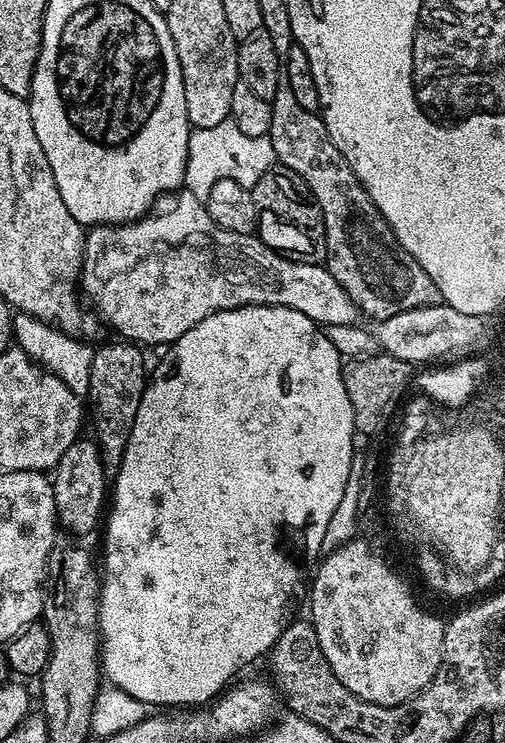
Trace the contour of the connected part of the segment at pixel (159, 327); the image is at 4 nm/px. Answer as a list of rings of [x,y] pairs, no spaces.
[[[177,190],[169,195],[161,196],[149,215],[142,216],[139,220],[132,220],[129,224],[98,224],[89,227],[84,242],[84,260],[80,263],[78,288],[86,300],[86,295],[88,295],[87,303],[90,305],[91,311],[95,312],[107,327],[109,324],[120,335],[117,337],[128,342],[135,342],[140,346],[173,344],[175,340],[182,338],[182,334],[186,334],[186,330],[198,326],[198,322],[202,322],[202,318],[210,318],[210,314],[215,312],[246,306],[284,306],[290,310],[298,310],[298,314],[306,314],[306,318],[310,318],[315,324],[321,326],[356,324],[362,316],[354,306],[354,302],[350,302],[350,296],[346,294],[346,290],[342,290],[342,286],[338,286],[338,282],[334,282],[334,278],[328,273],[328,269],[323,263],[289,258],[287,255],[277,252],[275,248],[267,248],[255,235],[247,236],[246,234],[234,234],[234,230],[222,230],[214,222],[214,218],[210,218],[205,201],[187,190]]]

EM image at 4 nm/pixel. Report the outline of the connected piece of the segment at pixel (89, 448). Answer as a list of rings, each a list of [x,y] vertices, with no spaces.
[[[77,438],[70,446],[70,450],[62,454],[62,458],[56,463],[54,475],[51,477],[59,527],[67,530],[76,538],[84,538],[80,536],[86,535],[96,523],[99,525],[106,508],[106,484],[104,488],[106,473],[100,457],[100,445],[95,439],[84,439]]]

